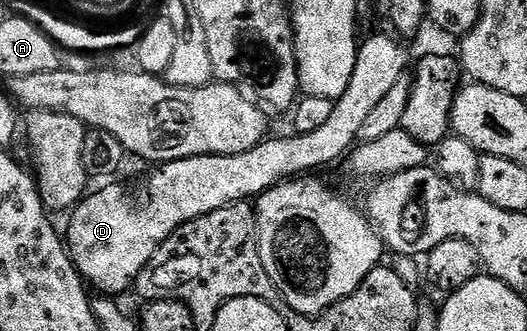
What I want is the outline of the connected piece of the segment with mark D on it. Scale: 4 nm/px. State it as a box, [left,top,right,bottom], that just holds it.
[64,34,408,297]

